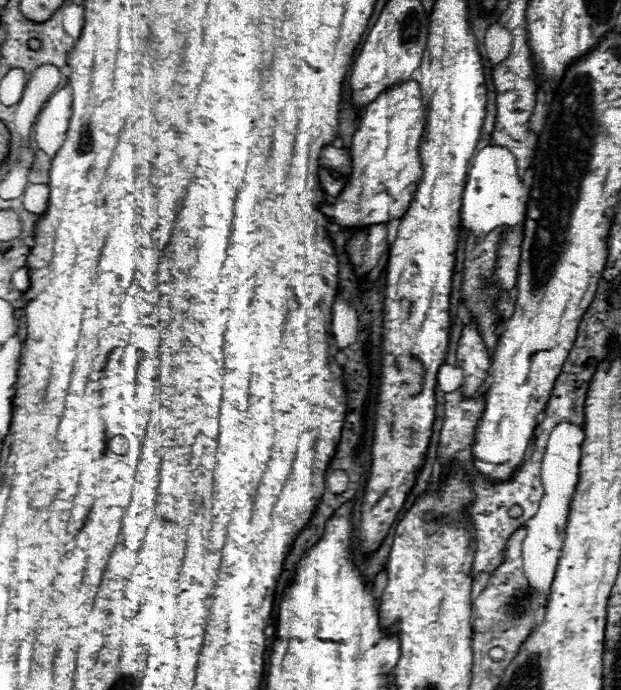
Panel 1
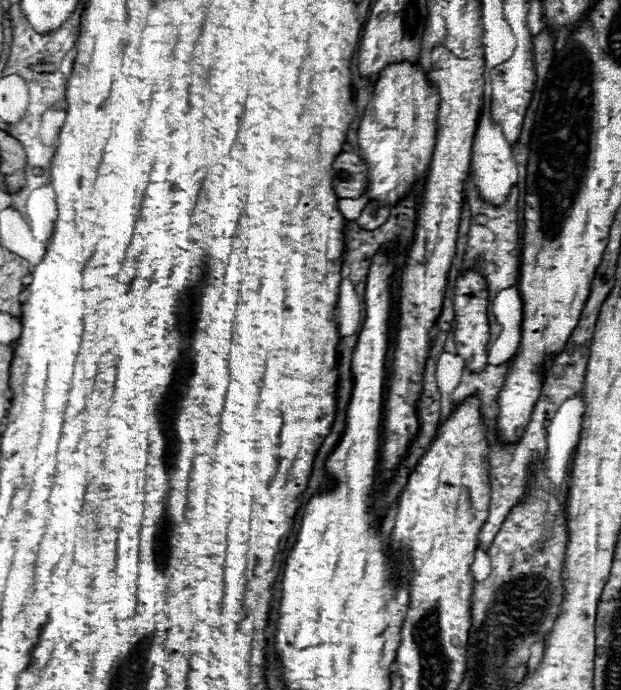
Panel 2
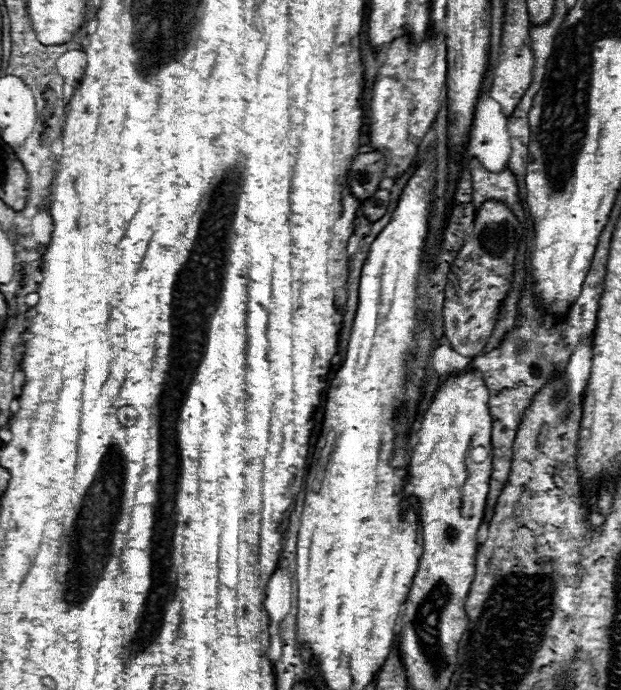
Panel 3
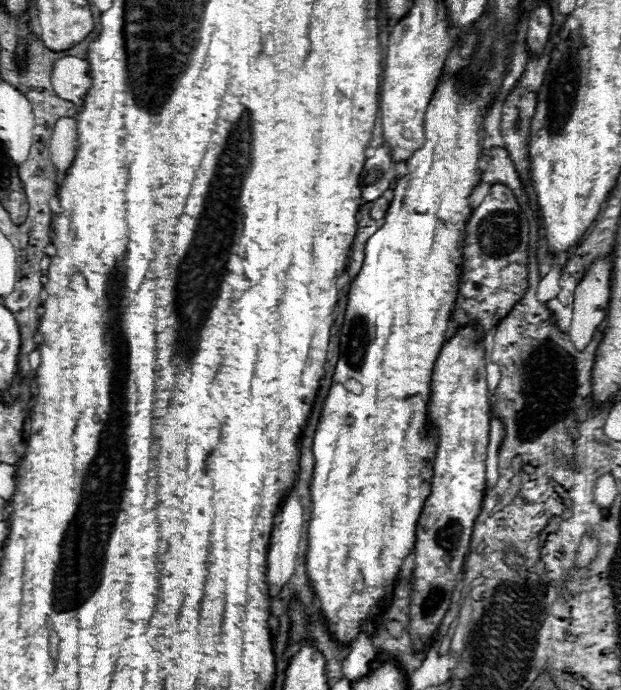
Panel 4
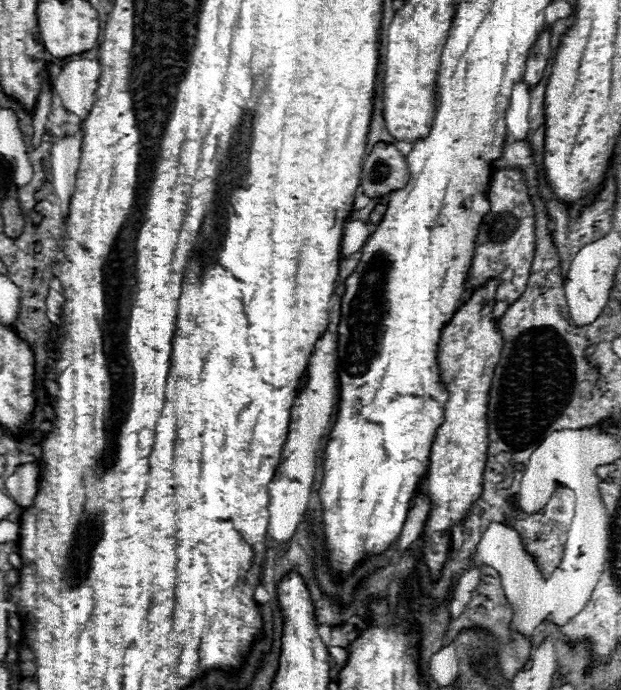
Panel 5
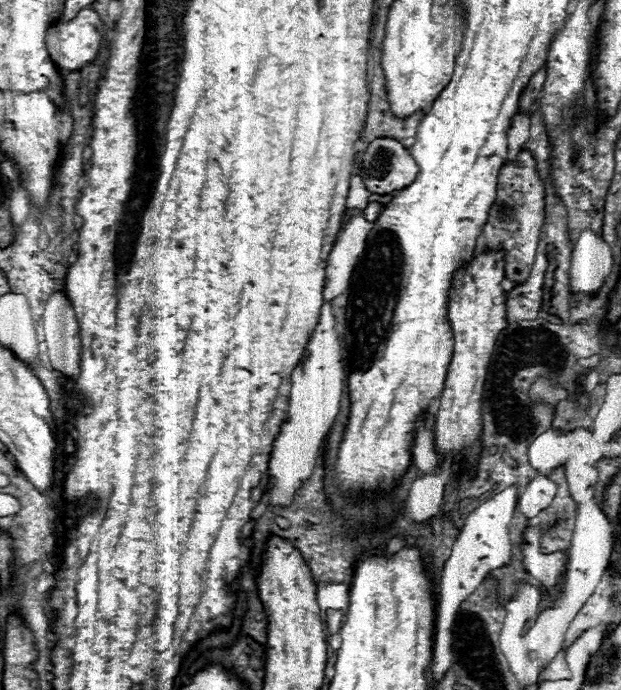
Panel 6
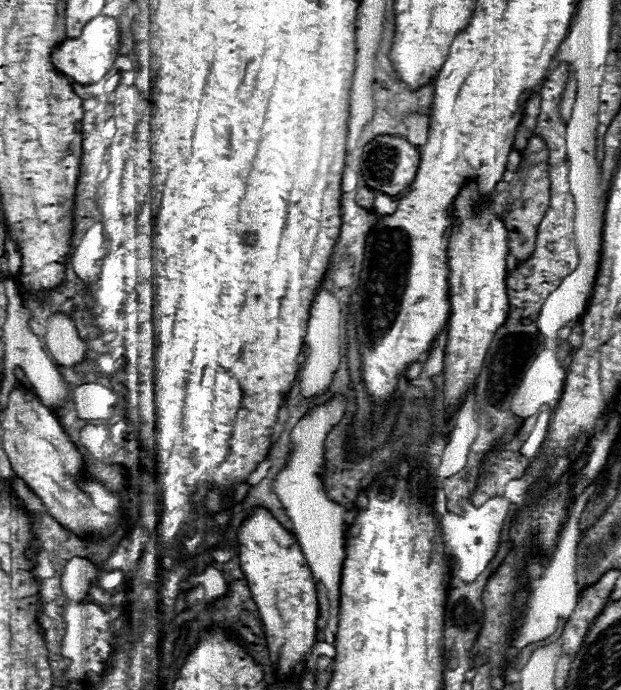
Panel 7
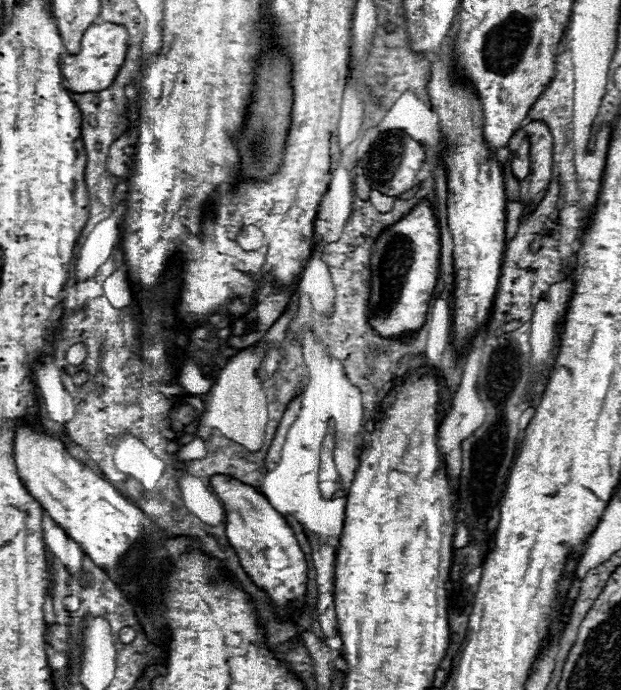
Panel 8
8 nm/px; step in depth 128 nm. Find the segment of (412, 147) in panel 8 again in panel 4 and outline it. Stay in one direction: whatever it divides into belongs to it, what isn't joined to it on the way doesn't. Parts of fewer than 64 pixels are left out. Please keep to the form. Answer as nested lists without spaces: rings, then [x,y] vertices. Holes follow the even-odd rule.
[[[388,146],[376,148],[374,156],[366,158],[364,168],[360,172],[362,198],[366,202],[380,198],[382,192],[390,188],[394,178],[396,178],[396,162],[392,160],[392,150]]]

